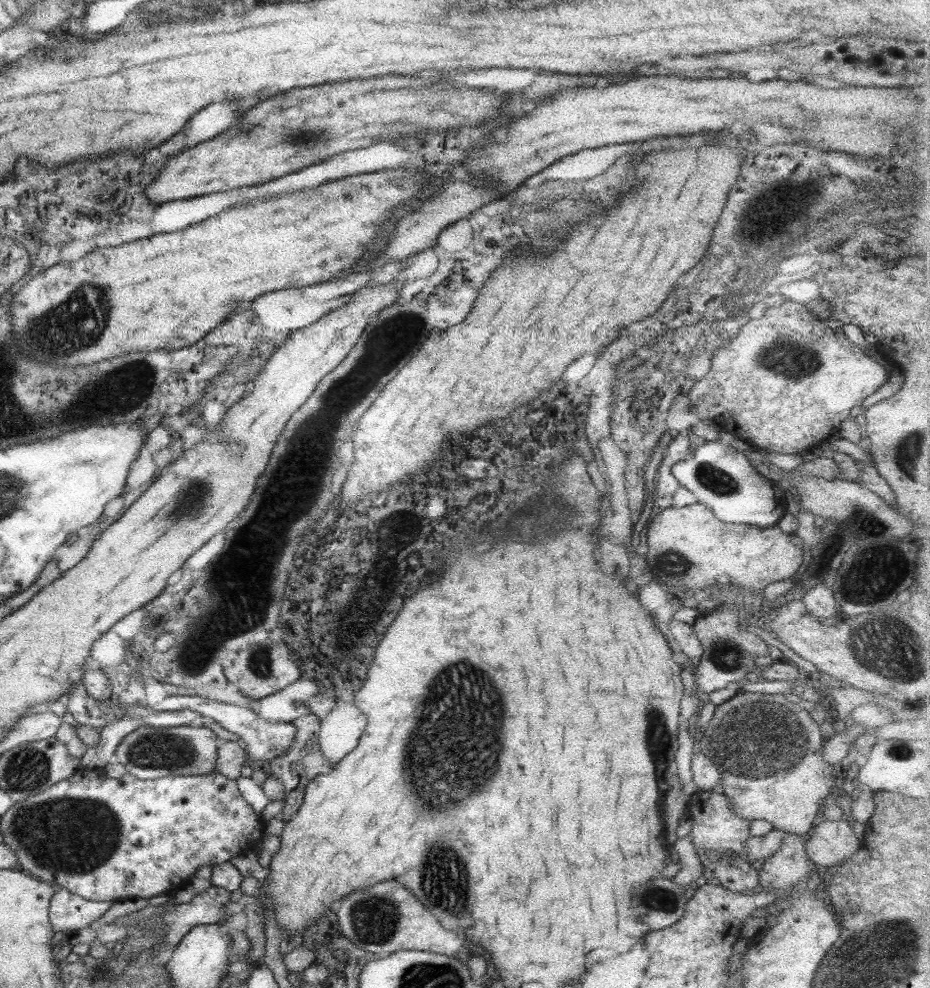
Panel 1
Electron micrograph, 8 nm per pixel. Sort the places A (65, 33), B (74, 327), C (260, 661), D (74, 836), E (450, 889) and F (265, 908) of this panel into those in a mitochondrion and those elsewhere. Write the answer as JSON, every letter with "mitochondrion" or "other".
{"A":"other","B":"mitochondrion","C":"mitochondrion","D":"mitochondrion","E":"mitochondrion","F":"other"}

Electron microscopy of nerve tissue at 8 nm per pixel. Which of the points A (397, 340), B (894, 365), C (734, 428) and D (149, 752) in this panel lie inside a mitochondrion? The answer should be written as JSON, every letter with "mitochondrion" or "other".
{"A":"mitochondrion","B":"other","C":"other","D":"mitochondrion"}

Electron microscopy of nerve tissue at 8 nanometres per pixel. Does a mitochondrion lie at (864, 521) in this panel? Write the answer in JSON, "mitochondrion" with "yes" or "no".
{"mitochondrion":"yes"}

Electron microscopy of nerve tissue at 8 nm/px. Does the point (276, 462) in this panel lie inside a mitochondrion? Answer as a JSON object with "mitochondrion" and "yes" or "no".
{"mitochondrion":"no"}

